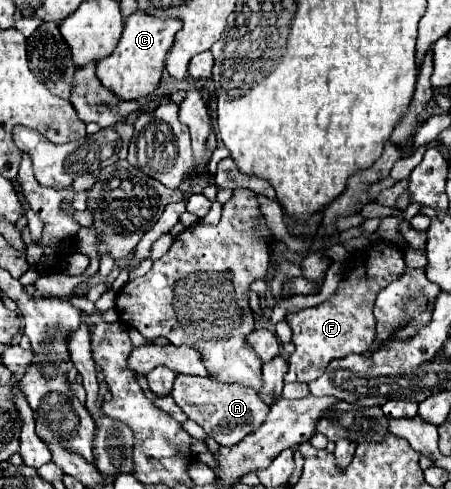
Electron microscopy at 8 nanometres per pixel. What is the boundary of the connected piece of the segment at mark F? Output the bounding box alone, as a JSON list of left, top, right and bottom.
[285,244,407,382]

